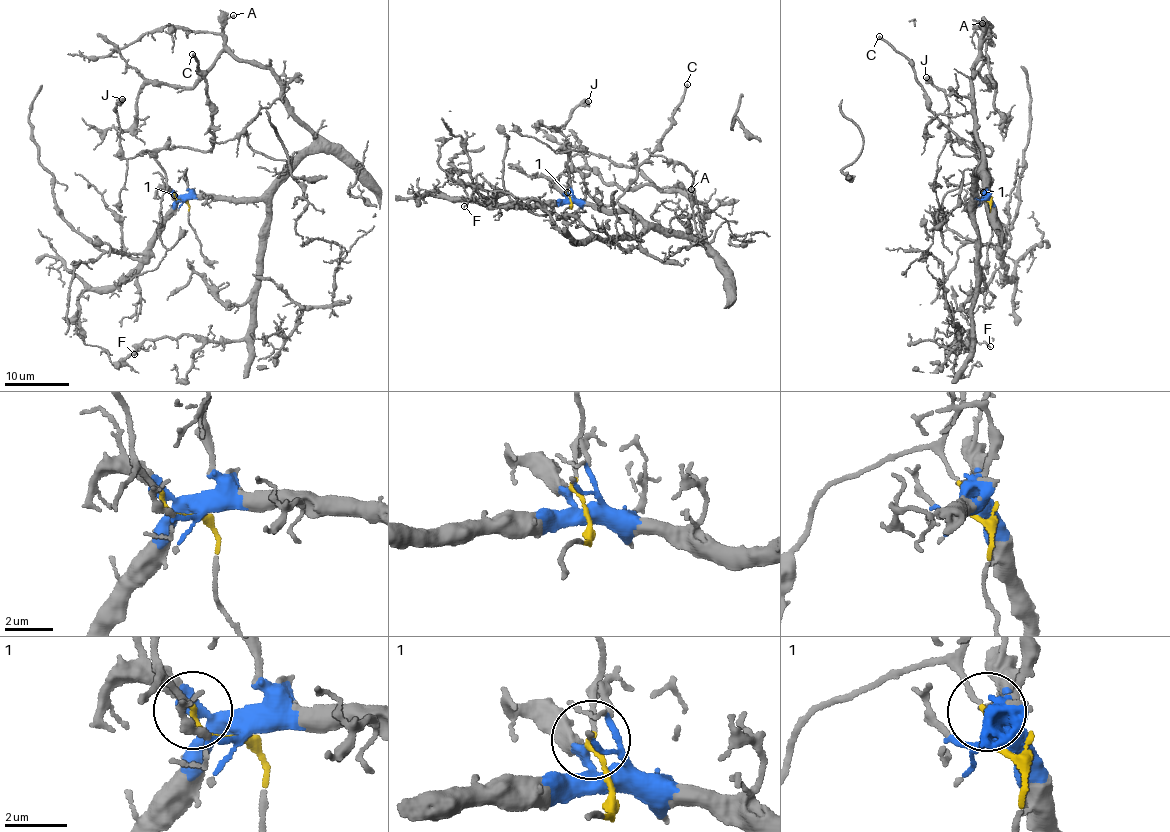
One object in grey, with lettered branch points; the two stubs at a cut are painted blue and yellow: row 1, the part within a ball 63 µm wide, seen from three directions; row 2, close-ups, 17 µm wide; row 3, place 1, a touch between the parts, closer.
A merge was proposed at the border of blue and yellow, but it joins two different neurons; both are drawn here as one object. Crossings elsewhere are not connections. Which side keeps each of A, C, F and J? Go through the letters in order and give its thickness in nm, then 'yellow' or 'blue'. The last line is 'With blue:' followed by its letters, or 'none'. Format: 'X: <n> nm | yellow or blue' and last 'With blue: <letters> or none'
A: 170 nm | blue
C: 240 nm | yellow
F: 90 nm | blue
J: 600 nm | yellow
With blue: A, F

